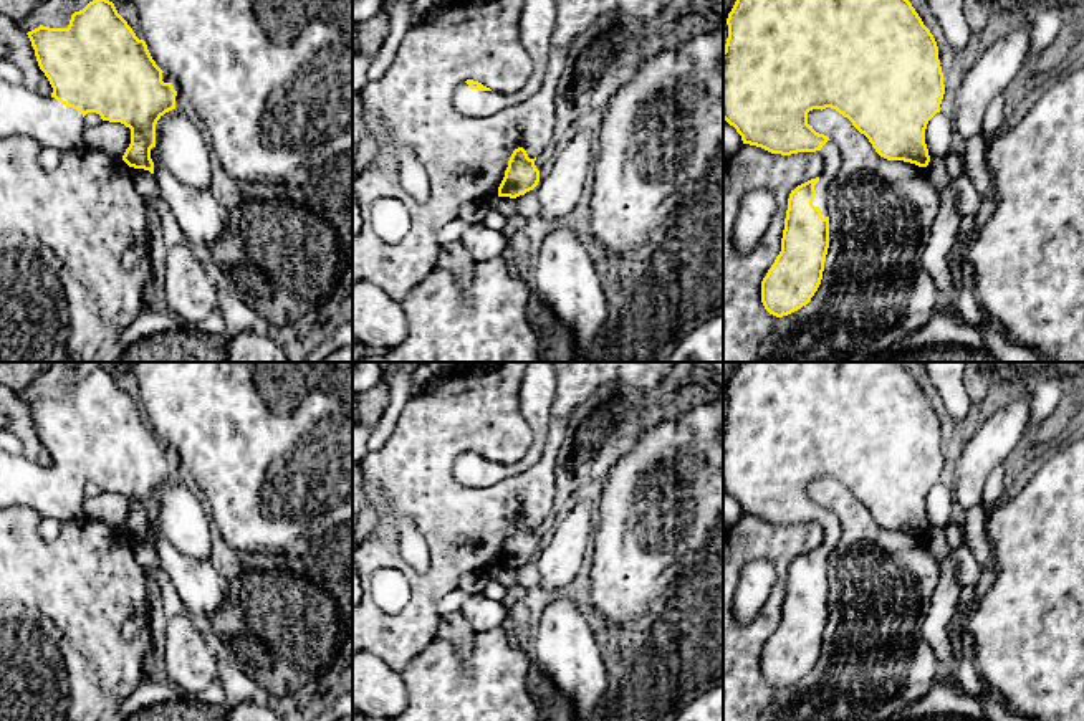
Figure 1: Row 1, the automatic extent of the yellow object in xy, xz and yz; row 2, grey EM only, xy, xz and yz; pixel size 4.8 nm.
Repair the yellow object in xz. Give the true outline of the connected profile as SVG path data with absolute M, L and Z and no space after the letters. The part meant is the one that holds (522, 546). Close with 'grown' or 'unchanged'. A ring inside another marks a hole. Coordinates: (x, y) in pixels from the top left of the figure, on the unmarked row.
M523 518L513 521L505 547L498 557L498 567L516 569L533 561L540 552L540 541Z; unchanged

